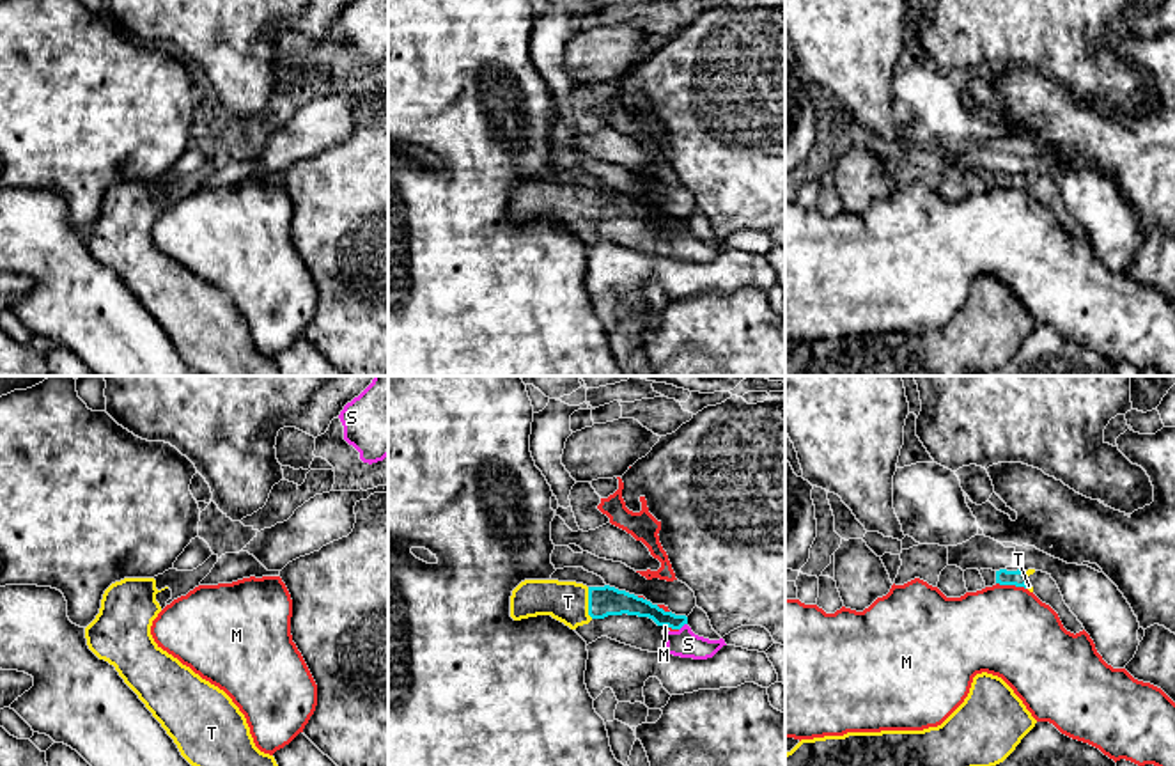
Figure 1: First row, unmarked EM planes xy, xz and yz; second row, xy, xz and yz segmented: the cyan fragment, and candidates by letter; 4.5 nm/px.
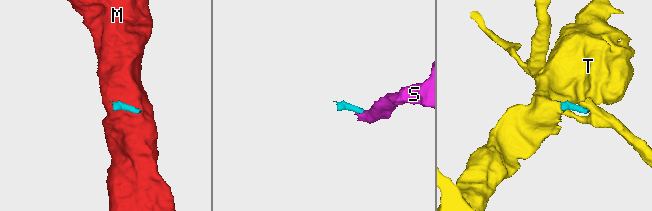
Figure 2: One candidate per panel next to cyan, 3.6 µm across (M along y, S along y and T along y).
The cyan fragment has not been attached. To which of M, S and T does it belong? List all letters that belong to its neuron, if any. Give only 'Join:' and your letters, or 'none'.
Join: S, T

